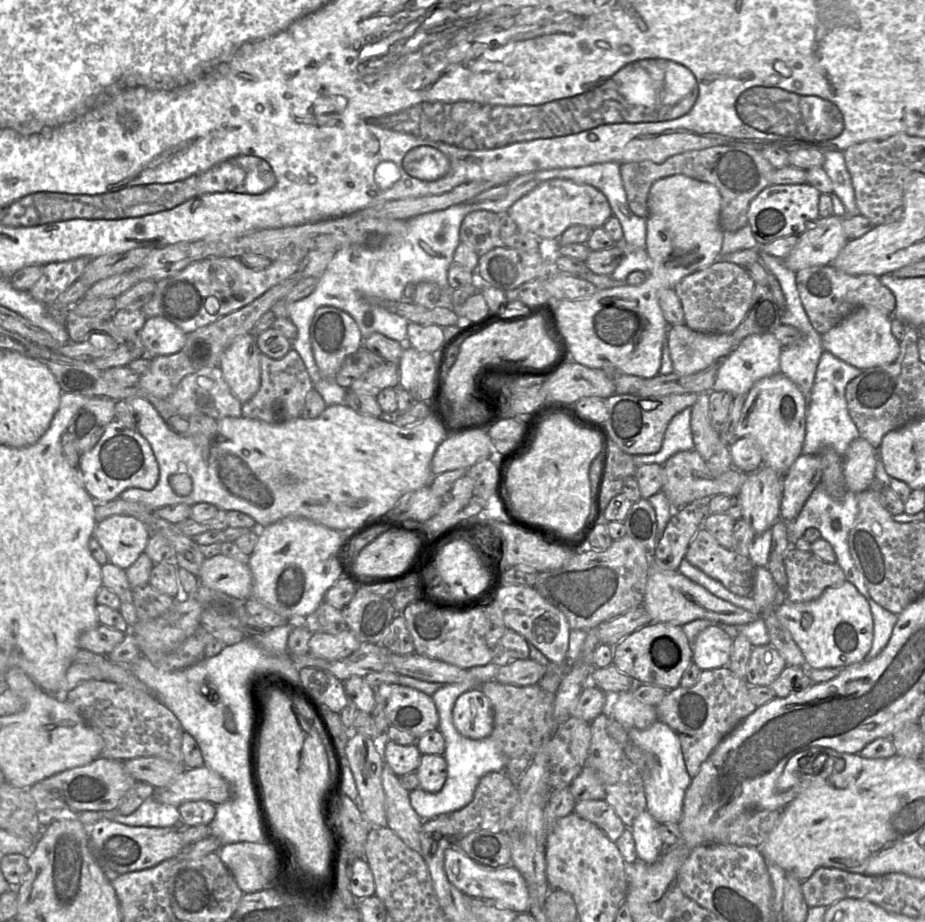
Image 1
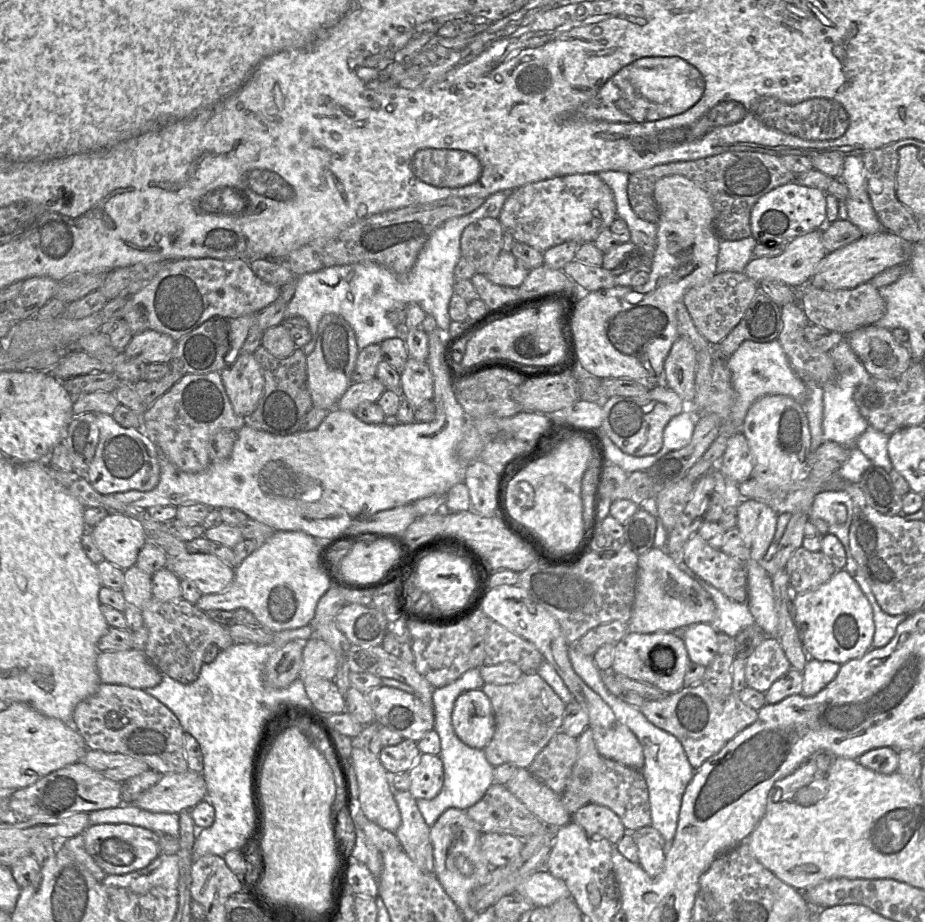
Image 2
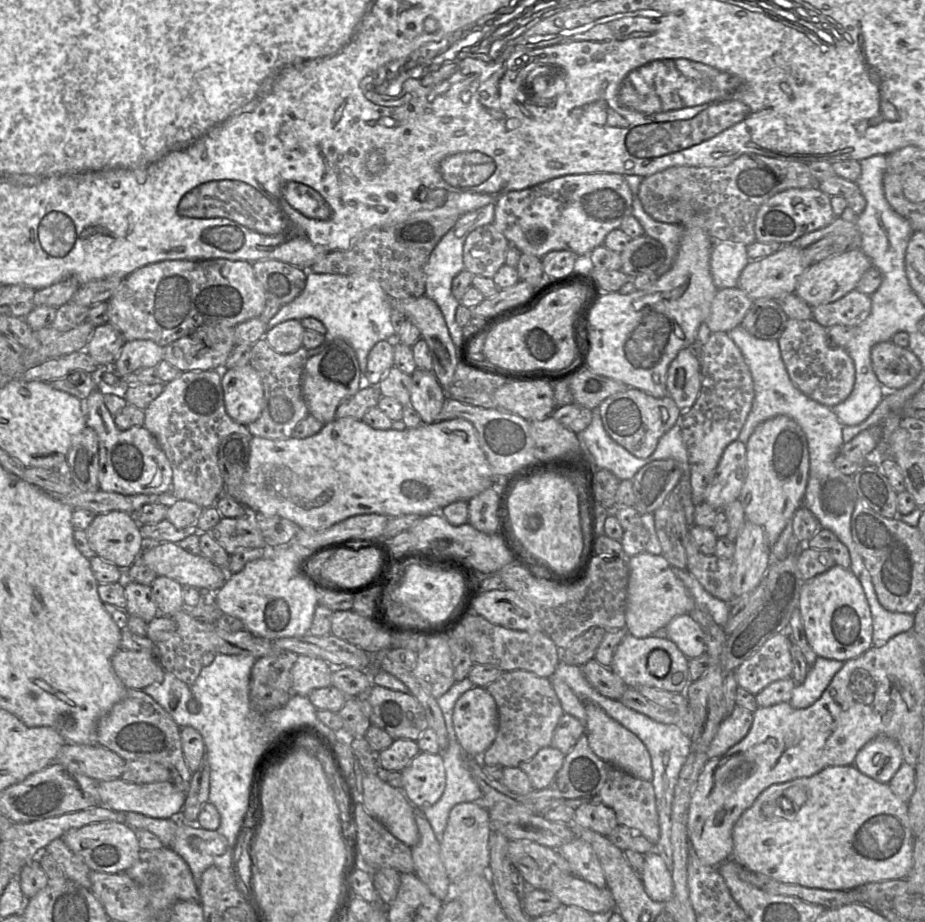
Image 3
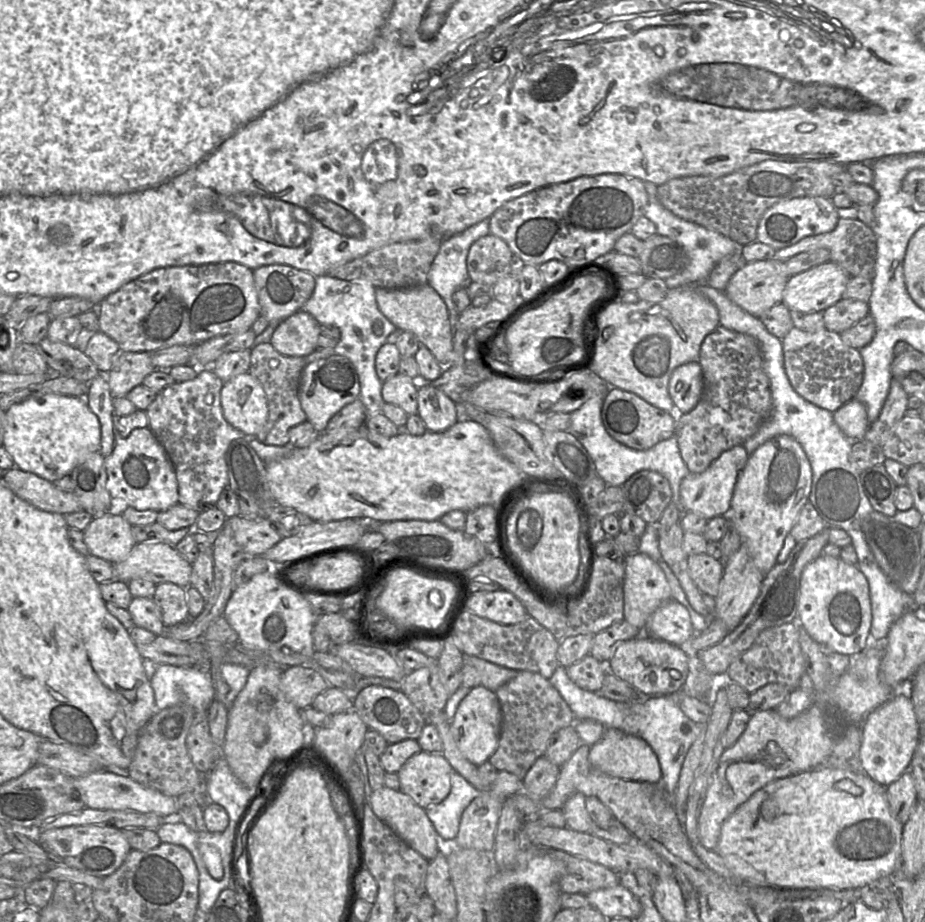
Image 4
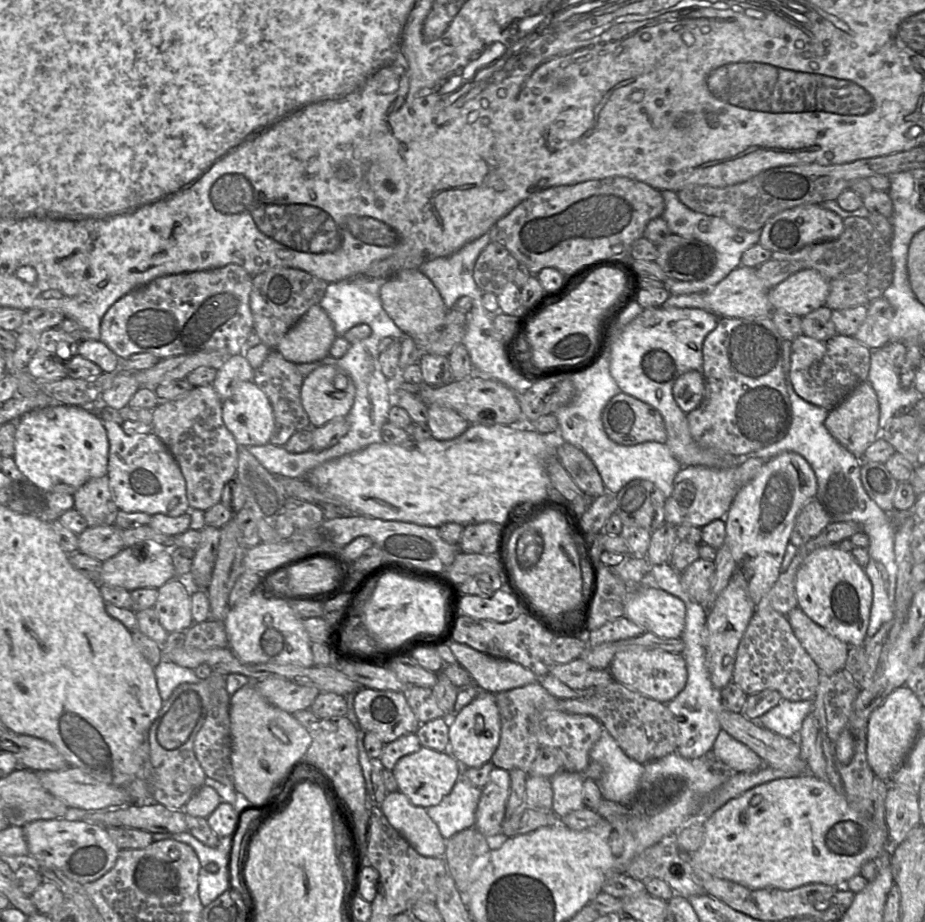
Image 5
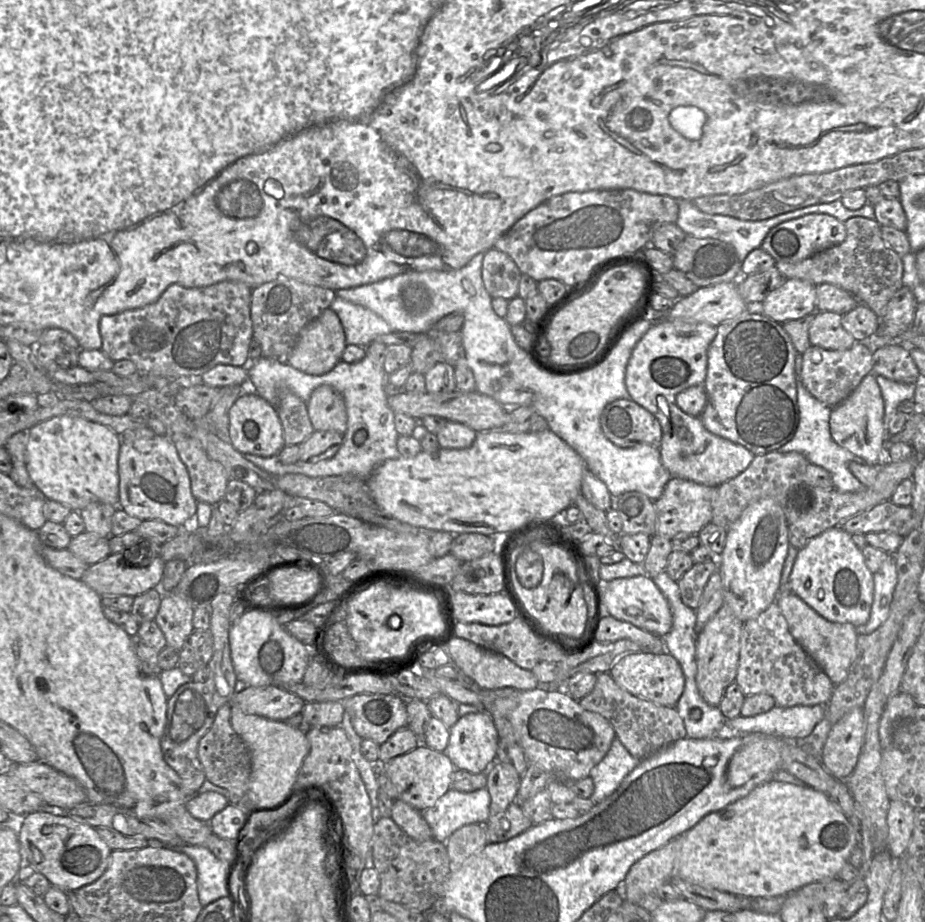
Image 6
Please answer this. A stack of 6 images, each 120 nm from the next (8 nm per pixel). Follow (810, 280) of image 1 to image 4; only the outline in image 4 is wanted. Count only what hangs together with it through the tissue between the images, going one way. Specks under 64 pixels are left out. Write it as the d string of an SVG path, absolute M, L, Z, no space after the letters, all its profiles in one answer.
M842 298L823 311L825 328L841 333L869 314L867 302Z

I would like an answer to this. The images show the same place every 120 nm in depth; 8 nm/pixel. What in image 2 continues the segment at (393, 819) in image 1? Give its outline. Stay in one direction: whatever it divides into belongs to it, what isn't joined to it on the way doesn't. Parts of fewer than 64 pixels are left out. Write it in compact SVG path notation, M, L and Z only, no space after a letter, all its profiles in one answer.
M394 791L394 798L401 814L401 824L395 832L402 849L425 873L434 873L433 846L430 827L425 822L409 791Z

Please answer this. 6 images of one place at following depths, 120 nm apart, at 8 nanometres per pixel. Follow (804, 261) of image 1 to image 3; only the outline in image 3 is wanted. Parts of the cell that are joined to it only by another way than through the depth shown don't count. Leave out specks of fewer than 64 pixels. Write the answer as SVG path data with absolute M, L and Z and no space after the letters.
M795 244L783 245L779 251L757 260L750 260L743 269L738 286L752 300L769 298L777 300L780 296L795 293L798 279L809 266L804 262L803 249Z

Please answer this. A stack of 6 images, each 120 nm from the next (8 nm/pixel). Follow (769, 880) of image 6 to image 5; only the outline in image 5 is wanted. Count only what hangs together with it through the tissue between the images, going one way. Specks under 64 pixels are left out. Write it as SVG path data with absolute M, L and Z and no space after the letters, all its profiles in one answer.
M810 773L775 779L749 789L738 797L729 800L705 819L703 827L704 838L702 845L688 856L691 866L701 868L718 878L730 880L750 889L775 888L789 891L807 884L825 884L840 888L843 887L851 877L860 874L861 867L866 861L877 860L883 854L891 851L892 848L887 828L881 829L875 824L871 817L861 815L849 804L846 797L839 793L829 781L817 778Z

